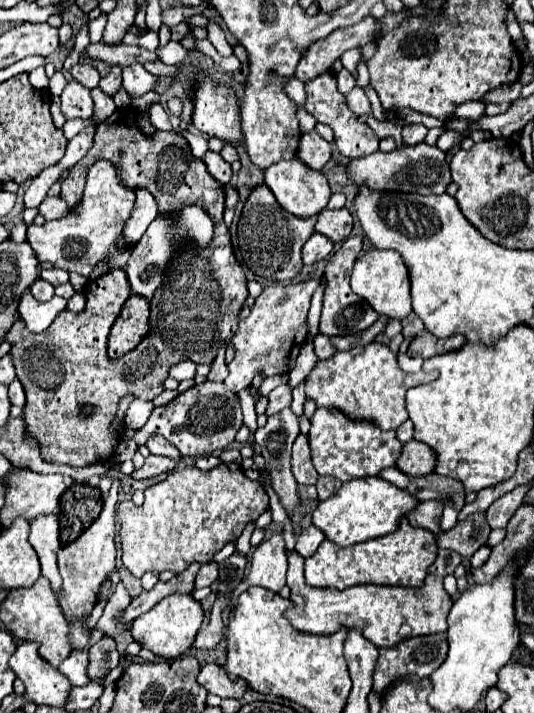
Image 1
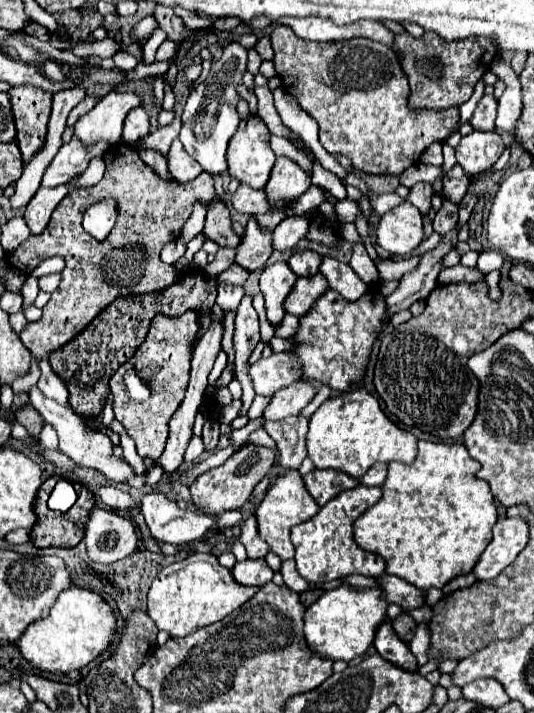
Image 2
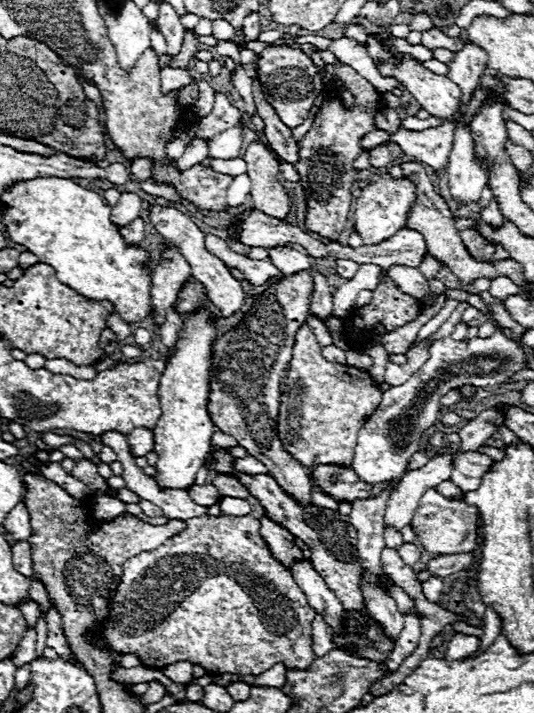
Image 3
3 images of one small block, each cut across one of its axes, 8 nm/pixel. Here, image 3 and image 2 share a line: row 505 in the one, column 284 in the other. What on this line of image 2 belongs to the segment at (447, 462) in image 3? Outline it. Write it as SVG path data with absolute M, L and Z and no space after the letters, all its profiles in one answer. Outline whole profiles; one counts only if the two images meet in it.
M294 382L292 386L286 386L284 390L276 392L276 396L270 400L270 404L264 410L266 420L280 420L288 416L298 416L300 410L314 398L316 390L308 382Z

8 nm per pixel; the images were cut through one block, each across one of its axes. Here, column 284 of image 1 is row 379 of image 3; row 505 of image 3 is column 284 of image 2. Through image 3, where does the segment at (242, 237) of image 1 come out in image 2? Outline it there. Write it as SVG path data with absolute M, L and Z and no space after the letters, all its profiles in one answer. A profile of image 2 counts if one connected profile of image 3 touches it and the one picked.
M314 274L312 278L298 278L292 292L284 300L284 310L294 316L306 314L314 300L324 294L324 288L328 288L328 282L322 274Z

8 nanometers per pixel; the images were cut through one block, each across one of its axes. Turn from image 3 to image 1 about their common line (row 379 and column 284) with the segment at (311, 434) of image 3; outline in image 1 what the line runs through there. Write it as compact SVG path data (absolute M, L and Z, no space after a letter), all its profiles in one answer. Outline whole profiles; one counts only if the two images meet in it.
M310 280L300 284L274 284L264 288L264 292L256 298L256 304L252 306L252 314L246 320L240 320L240 326L232 338L236 356L228 364L230 374L224 380L224 386L228 386L230 392L248 388L256 374L272 376L292 370L294 360L306 342L306 316L312 294L318 286L320 282Z

